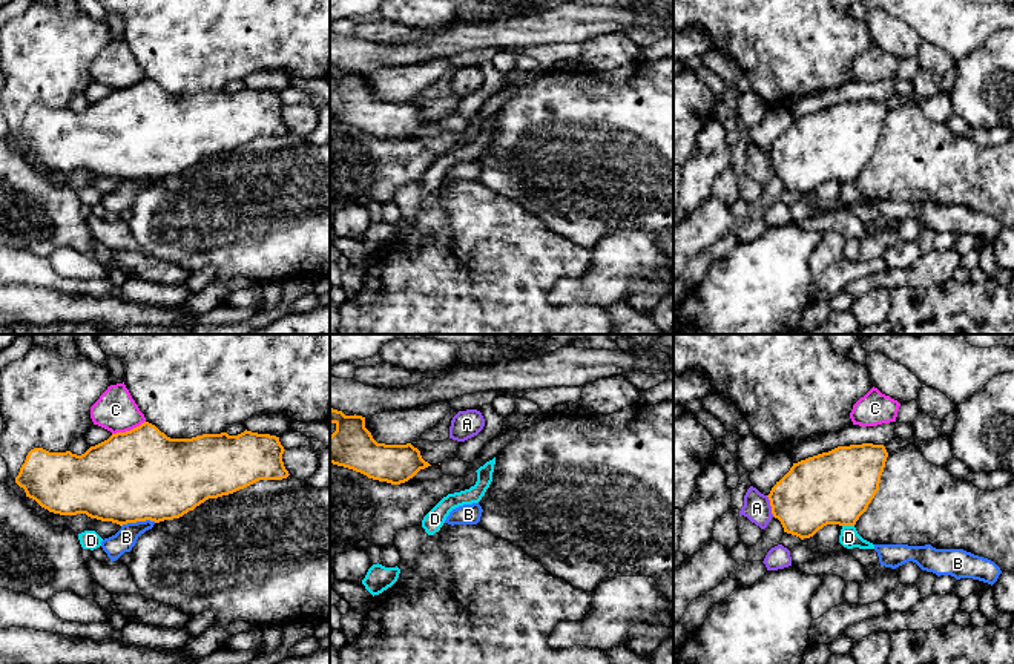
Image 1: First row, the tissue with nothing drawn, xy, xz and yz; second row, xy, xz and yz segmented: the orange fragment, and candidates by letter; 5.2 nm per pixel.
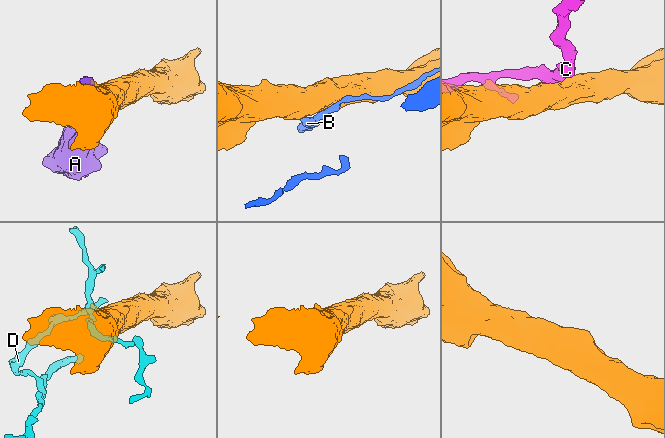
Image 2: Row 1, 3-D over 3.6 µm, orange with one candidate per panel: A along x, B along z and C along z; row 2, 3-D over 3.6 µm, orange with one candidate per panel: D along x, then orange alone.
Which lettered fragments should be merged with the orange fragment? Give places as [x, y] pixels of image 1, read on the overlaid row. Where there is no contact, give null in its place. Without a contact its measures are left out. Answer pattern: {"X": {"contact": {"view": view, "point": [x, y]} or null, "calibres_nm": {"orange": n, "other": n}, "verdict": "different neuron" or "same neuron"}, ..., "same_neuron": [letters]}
{"A": {"contact": {"view": "yz", "point": [770, 505]}, "calibres_nm": {"orange": 360, "other": 150}, "verdict": "different neuron"}, "B": {"contact": {"view": "xy", "point": [138, 520]}, "calibres_nm": {"orange": 480, "other": 110}, "verdict": "different neuron"}, "C": {"contact": {"view": "xy", "point": [128, 431]}, "calibres_nm": {"orange": 480, "other": 220}, "verdict": "different neuron"}, "D": {"contact": {"view": "yz", "point": [849, 525]}, "calibres_nm": {"orange": 380, "other": 100}, "verdict": "different neuron"}, "same_neuron": []}

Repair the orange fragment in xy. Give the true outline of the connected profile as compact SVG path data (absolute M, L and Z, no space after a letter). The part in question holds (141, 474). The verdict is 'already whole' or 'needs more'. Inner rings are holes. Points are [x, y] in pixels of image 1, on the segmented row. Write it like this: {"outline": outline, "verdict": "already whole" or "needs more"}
{"outline": "M144 422L130 431L112 434L81 455L34 448L15 483L26 497L54 514L86 514L120 526L146 520L160 523L179 518L209 498L233 494L259 480L287 478L284 451L279 437L270 434L245 429L238 436L221 432L170 439Z", "verdict": "already whole"}

